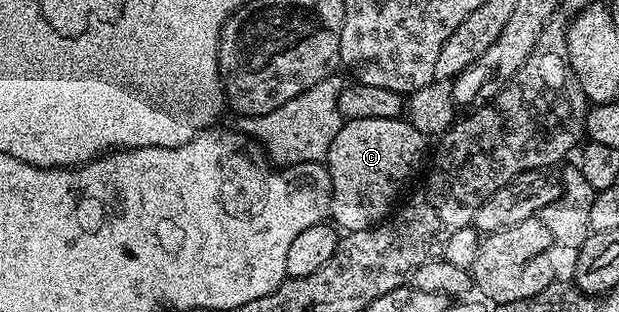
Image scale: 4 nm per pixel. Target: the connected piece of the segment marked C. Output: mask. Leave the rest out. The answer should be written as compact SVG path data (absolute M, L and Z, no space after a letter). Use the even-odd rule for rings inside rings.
M358 118L341 126L337 137L330 143L326 167L332 179L332 211L330 220L337 229L345 233L366 230L380 223L393 211L400 187L412 176L412 167L424 152L426 137L407 119L399 118Z

